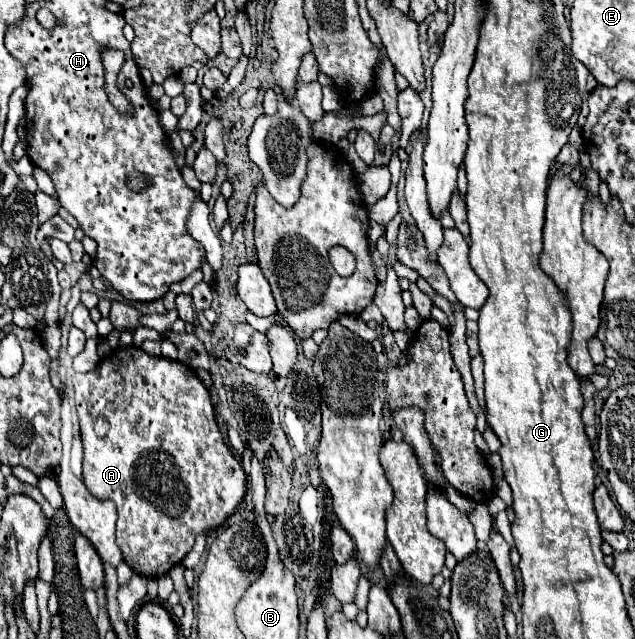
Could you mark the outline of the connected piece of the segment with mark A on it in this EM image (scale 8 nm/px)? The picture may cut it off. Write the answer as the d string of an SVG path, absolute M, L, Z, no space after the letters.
M120 346L116 348L110 358L102 360L96 370L86 374L74 374L74 392L76 392L76 408L80 418L80 432L84 442L84 462L82 462L82 480L92 496L98 500L112 500L118 508L118 526L116 526L116 540L124 554L124 562L140 576L146 578L158 578L162 574L168 574L176 564L182 562L182 558L190 552L194 546L194 538L200 532L208 532L216 526L220 526L242 502L246 494L246 472L238 458L230 452L228 444L224 442L224 436L216 424L214 406L210 400L208 388L198 380L194 370L184 366L182 362L168 360L162 356L148 356L144 350L136 346Z

